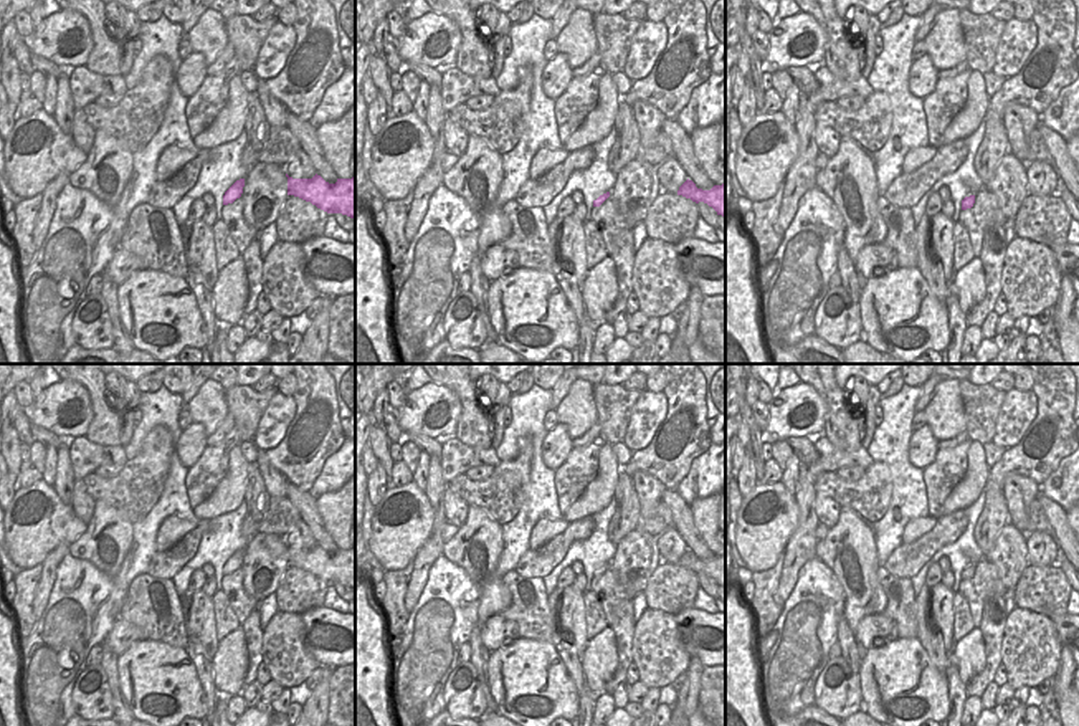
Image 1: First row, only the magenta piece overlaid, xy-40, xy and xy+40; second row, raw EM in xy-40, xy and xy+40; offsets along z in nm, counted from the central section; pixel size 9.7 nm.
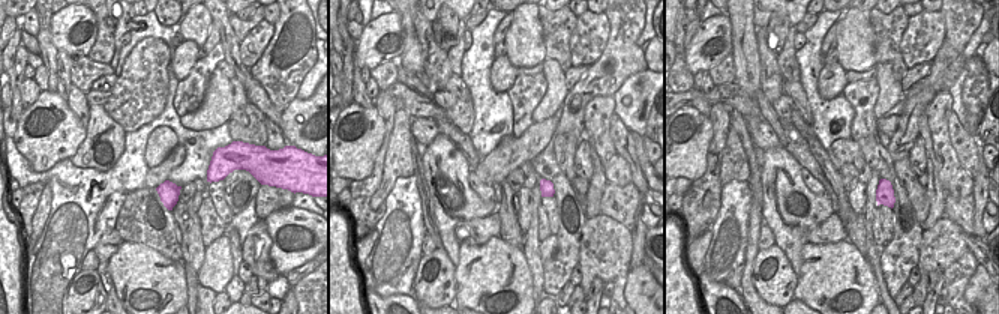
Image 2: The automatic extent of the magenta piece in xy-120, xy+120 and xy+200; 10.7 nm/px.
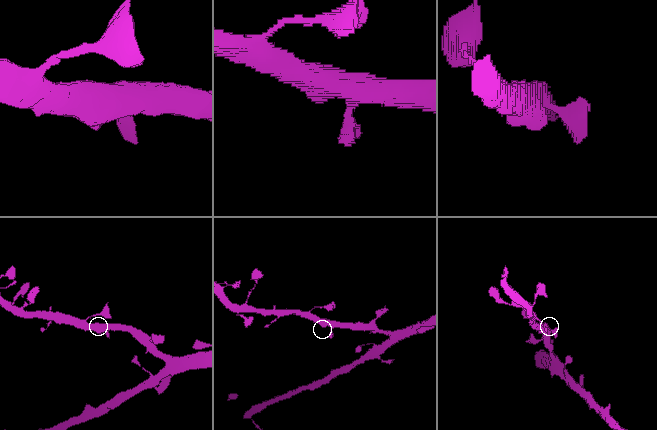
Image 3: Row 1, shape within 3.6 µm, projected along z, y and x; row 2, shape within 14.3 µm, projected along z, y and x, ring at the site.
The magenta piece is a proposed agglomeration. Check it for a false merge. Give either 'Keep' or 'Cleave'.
Keep

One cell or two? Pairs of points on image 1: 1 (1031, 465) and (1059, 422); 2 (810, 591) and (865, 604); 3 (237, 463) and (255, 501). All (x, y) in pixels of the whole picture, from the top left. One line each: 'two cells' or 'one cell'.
1: one cell
2: two cells
3: two cells

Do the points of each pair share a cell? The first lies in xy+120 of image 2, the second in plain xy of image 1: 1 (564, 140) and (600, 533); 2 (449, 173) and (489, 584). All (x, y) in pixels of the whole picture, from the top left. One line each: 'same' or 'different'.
1: different
2: same

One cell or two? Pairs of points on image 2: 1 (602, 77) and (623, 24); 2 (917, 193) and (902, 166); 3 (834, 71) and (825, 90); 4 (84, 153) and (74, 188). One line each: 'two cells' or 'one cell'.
1: one cell
2: one cell
3: one cell
4: two cells

